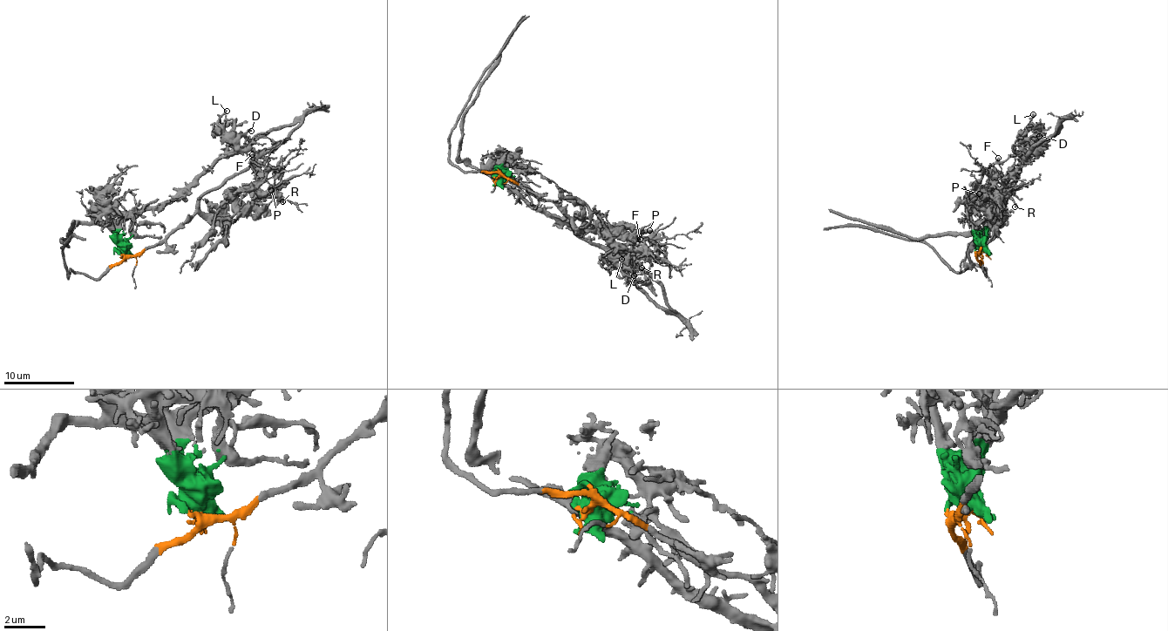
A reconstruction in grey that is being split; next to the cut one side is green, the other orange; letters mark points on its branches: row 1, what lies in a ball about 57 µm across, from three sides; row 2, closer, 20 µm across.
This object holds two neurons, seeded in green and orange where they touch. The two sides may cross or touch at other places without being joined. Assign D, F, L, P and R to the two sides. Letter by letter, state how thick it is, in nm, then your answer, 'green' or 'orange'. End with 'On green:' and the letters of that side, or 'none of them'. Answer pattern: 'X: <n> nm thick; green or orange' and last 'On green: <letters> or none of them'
D: 200 nm thick; green
F: 150 nm thick; orange
L: 190 nm thick; green
P: 340 nm thick; orange
R: 190 nm thick; orange
On green: D, L

